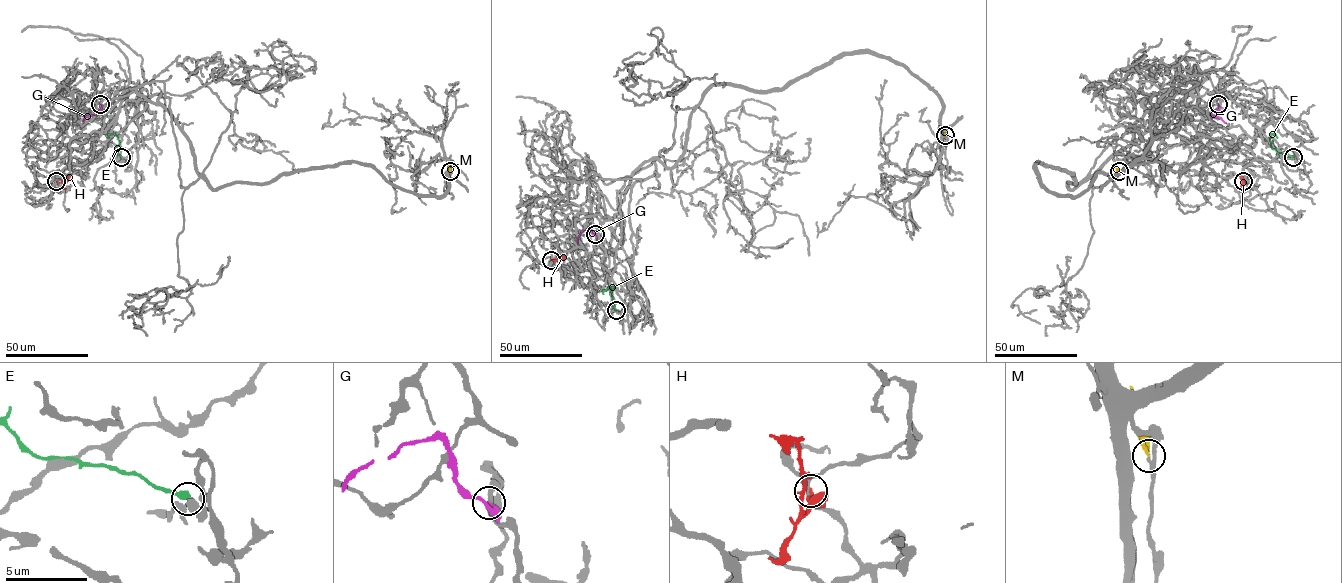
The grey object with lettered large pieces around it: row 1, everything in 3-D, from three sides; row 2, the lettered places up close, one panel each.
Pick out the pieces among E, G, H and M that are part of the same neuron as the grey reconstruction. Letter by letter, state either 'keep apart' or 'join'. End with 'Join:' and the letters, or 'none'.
E: keep apart
G: keep apart
H: keep apart
M: join
Join: M

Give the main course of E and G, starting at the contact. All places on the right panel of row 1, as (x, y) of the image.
E: (1293, 157), (1273, 149), (1271, 134), (1277, 137)
G: (1218, 105), (1219, 109), (1212, 115), (1226, 123)

